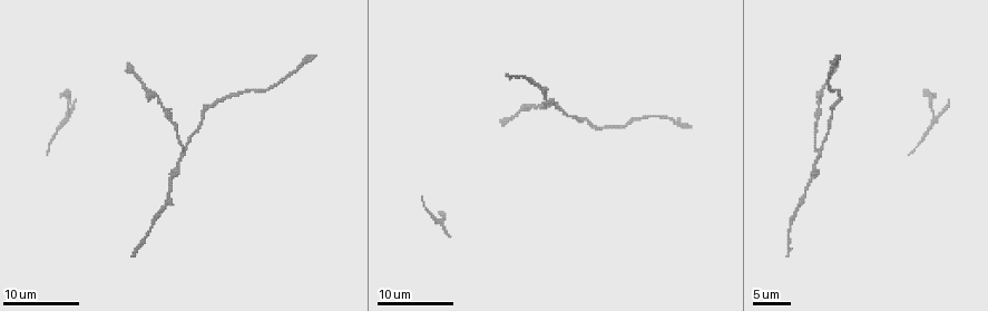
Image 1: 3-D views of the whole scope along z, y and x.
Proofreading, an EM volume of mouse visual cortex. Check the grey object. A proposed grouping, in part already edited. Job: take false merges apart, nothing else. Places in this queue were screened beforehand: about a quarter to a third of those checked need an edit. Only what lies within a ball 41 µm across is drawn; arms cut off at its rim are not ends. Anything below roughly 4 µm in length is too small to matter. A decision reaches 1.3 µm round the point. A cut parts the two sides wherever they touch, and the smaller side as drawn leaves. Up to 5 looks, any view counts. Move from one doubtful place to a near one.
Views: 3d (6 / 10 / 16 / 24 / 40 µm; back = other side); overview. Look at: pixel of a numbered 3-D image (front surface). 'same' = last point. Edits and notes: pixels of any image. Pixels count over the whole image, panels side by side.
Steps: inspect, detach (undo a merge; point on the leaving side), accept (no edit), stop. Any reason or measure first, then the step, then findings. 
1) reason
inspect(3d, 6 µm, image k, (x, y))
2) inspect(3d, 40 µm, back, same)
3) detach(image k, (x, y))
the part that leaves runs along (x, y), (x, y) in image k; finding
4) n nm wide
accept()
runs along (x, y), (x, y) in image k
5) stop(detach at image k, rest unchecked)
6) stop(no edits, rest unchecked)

a fork
inspect(3d, 6 µm, image 1, (818, 152))

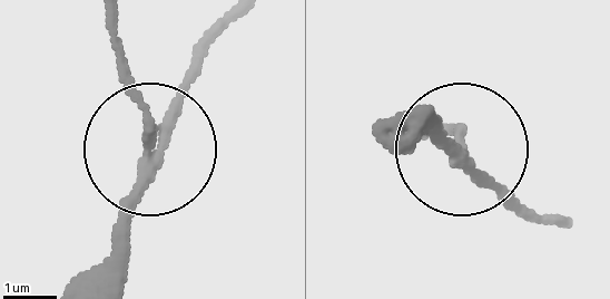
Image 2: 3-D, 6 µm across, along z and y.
220 nm wide
accept()
runs along (110, 23), (150, 129), (110, 277) in image 2; one neuron here

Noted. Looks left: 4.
thick turns thin
inspect(3d, 10 µm, image 1, (147, 87))

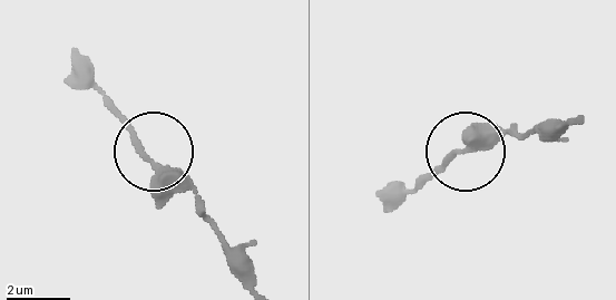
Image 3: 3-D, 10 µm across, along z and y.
accept()
runs along (205, 215), (197, 194), (88, 85) in image 3; all the same neuron

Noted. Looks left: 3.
a narrow waist
inspect(3d, 6 µm, image 1, (129, 63))

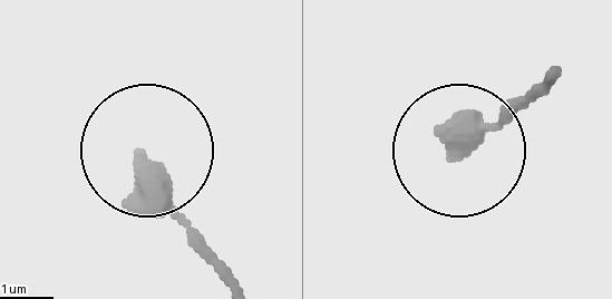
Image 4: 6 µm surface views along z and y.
390 nm wide
accept()
one neuron here

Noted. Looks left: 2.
stop(no edits, rest unchecked)

